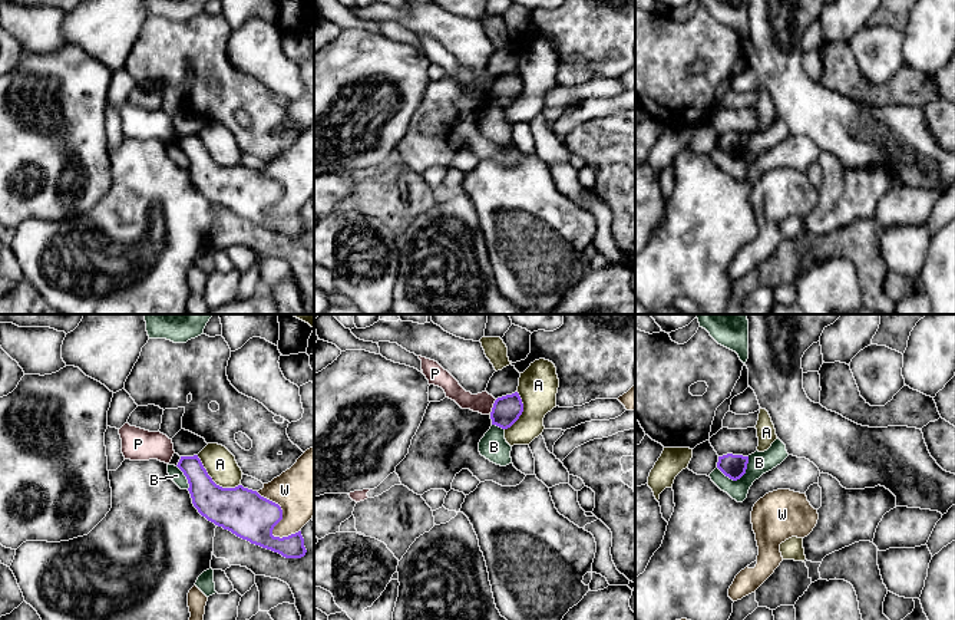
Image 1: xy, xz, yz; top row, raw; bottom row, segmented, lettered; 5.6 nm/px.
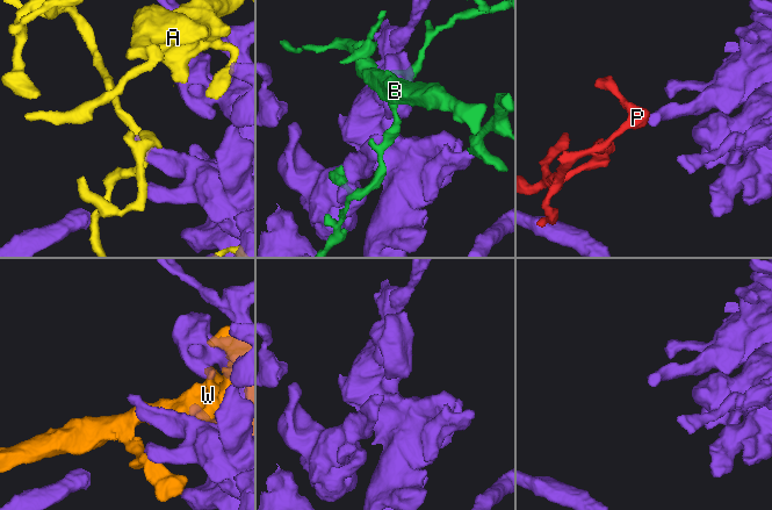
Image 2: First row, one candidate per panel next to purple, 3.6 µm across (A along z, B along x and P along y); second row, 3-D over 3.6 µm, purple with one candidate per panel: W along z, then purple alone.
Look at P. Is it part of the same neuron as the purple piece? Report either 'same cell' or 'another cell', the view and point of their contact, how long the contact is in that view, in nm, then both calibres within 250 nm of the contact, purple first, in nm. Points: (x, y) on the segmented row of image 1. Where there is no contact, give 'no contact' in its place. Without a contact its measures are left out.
another cell; meets purple in xz at (493, 406); contact 100 nm long; 160 nm thick on the purple side, 110 nm on the other

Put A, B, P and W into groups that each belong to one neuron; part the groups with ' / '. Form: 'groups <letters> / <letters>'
groups A / B / P / W

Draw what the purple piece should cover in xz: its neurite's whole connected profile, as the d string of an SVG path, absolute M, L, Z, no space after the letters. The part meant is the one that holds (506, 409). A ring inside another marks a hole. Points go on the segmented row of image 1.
M518 392L498 398L490 412L492 425L508 429L519 419L522 412L523 403Z

